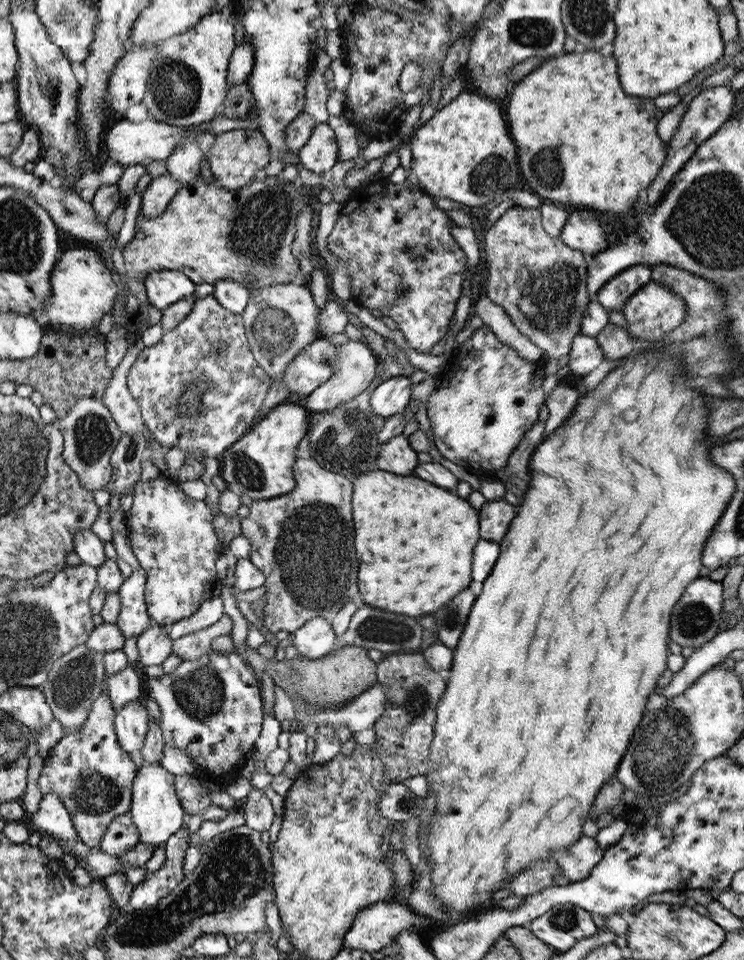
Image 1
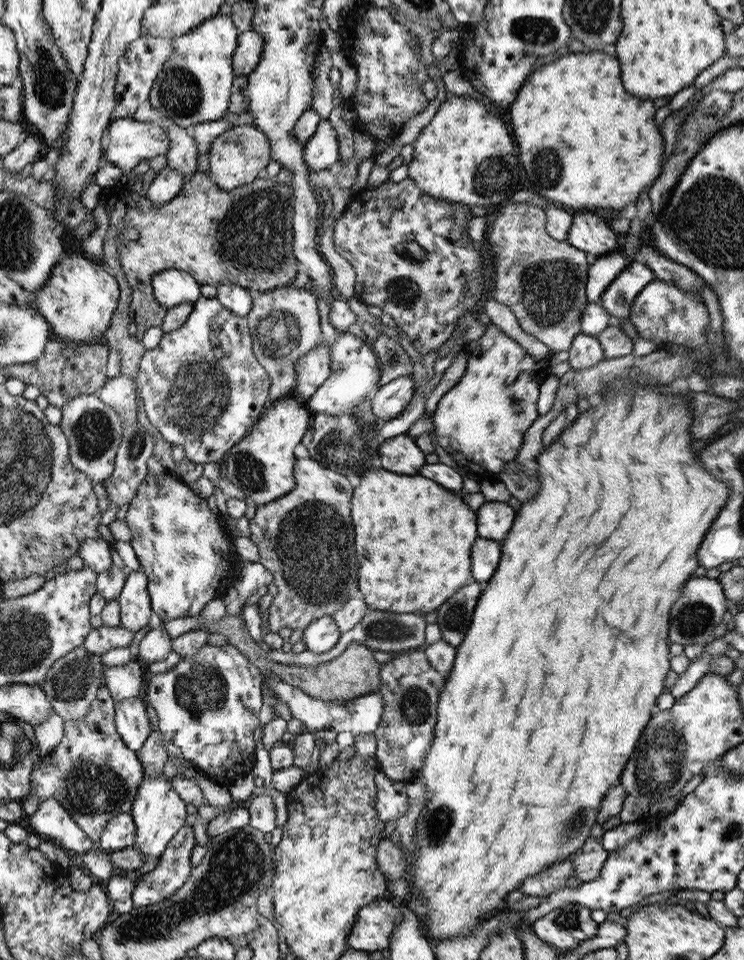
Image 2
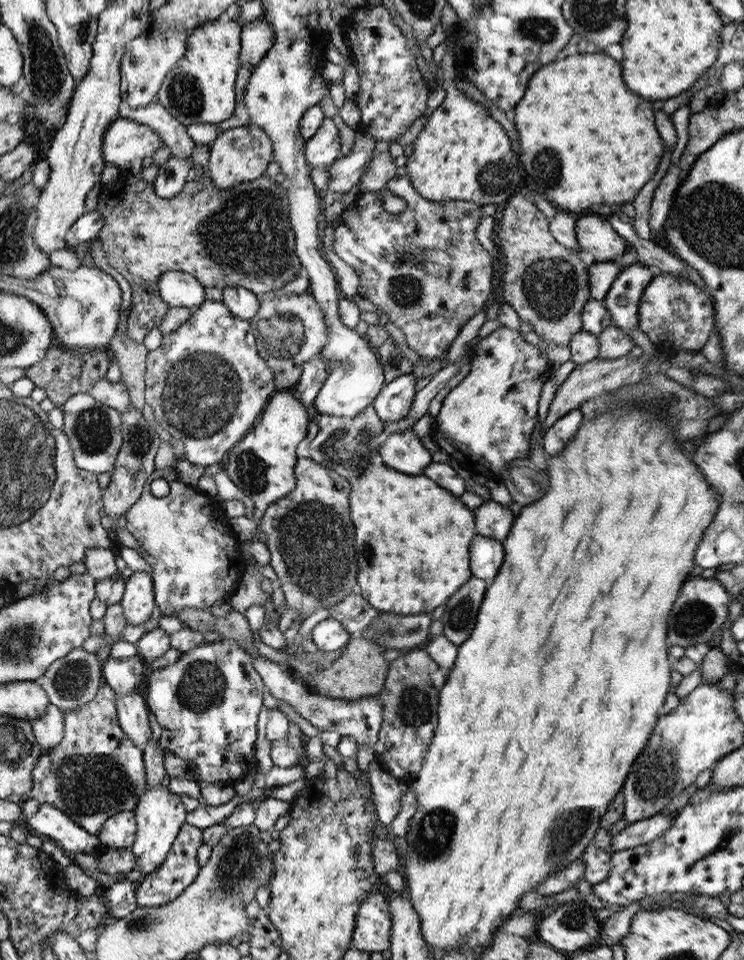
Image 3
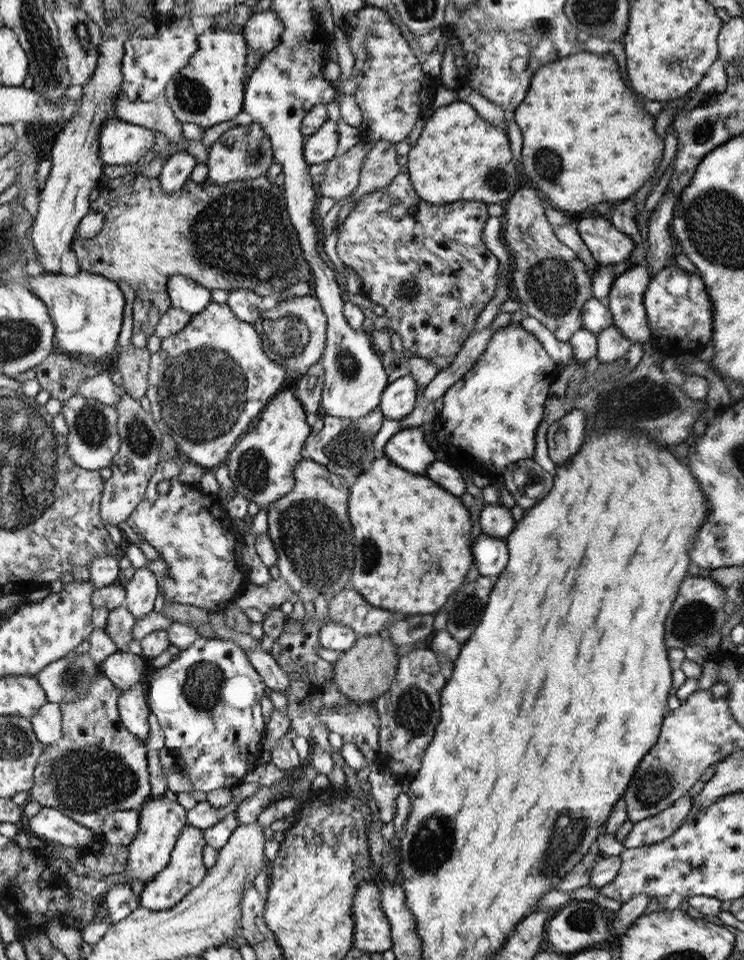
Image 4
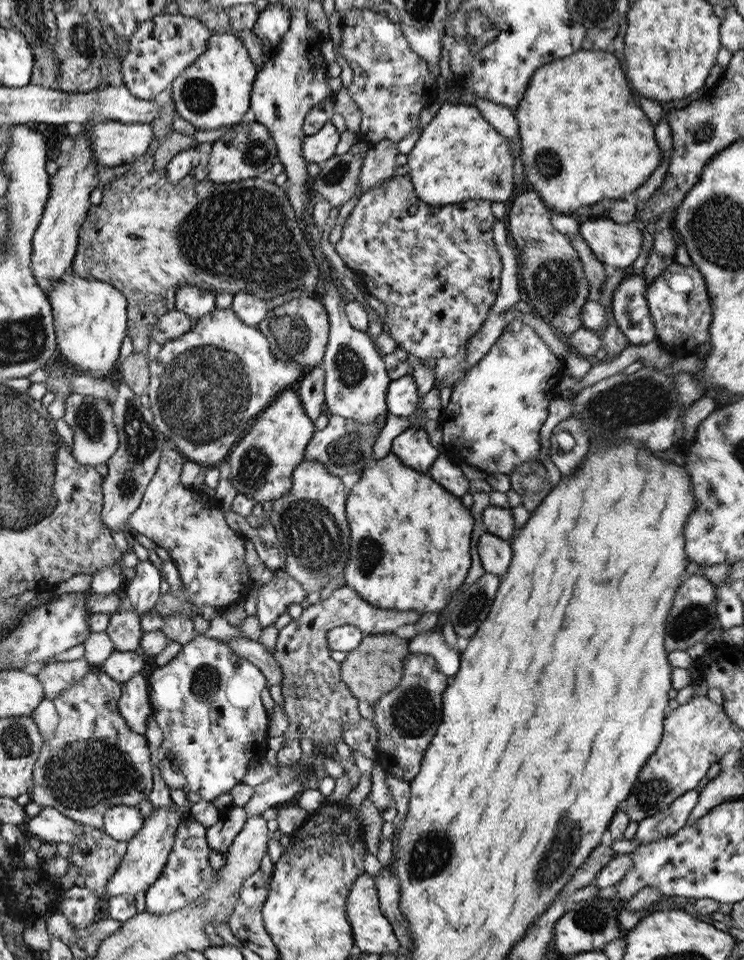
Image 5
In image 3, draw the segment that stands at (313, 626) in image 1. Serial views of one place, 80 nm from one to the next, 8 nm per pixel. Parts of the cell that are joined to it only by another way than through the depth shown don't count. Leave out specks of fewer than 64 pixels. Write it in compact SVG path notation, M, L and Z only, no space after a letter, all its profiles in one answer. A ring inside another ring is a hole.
M332 616L316 624L310 633L310 637L318 650L324 651L324 653L336 651L354 638L341 621L337 621Z

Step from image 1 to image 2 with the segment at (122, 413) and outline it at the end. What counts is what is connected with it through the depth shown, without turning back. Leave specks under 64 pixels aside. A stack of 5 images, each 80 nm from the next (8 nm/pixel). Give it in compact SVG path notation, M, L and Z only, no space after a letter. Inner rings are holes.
M124 373L108 378L96 396L113 408L122 418L122 423L137 420L138 405L135 382Z

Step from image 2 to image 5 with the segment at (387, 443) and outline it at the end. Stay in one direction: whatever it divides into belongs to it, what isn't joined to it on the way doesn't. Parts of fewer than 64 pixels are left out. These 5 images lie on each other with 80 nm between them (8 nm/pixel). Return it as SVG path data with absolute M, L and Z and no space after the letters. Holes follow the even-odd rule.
M409 426L392 441L392 453L410 468L418 468L418 472L429 472L440 453L428 440L423 426Z

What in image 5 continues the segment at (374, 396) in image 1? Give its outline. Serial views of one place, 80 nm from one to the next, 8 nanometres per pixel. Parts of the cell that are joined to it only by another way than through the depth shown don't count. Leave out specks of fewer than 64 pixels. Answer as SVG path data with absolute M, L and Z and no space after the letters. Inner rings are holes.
M406 375L398 380L392 380L387 392L387 403L390 413L394 416L411 418L419 405L420 396L416 381L412 375Z

